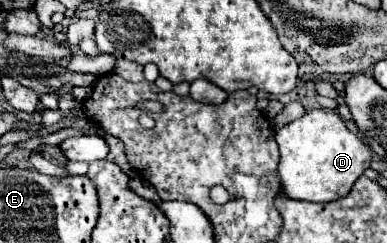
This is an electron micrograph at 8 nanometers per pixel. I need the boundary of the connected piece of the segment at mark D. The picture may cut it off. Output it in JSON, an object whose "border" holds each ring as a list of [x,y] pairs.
{"border":[[[312,109],[276,131],[280,161],[276,169],[284,195],[310,203],[332,203],[346,197],[356,179],[370,167],[370,147],[342,121],[336,111]]]}

